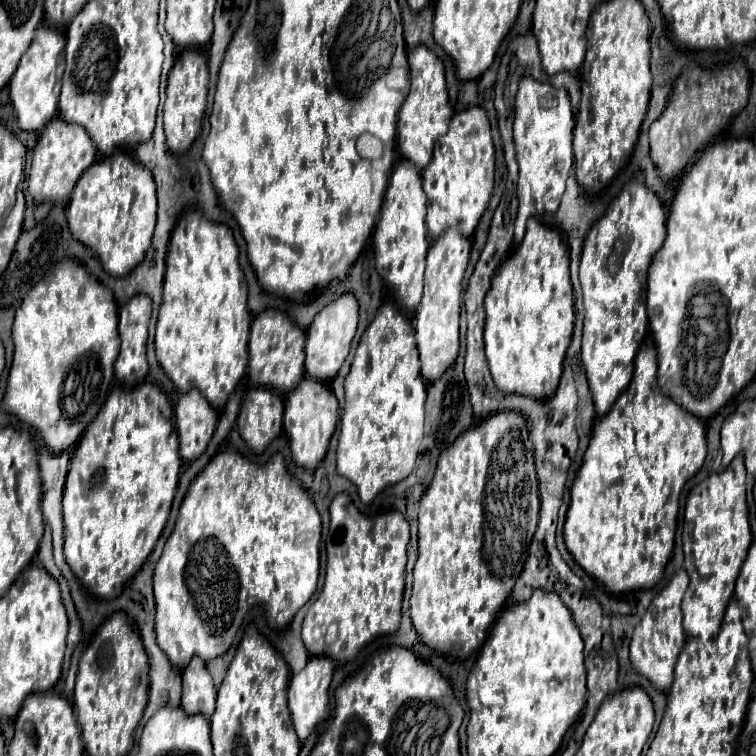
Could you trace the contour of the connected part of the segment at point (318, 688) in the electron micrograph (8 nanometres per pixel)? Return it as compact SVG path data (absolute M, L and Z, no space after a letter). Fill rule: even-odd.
M310 658L306 668L300 670L298 674L294 674L290 680L288 710L290 710L292 724L294 724L294 730L300 740L306 740L312 734L312 730L330 716L328 688L332 682L332 672L334 672L334 662L328 662L328 658Z

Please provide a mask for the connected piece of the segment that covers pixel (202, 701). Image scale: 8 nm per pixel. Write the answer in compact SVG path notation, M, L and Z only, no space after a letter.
M194 658L182 670L182 684L182 710L188 716L202 714L210 718L216 708L216 690L212 684L212 676L206 670L206 664L200 662L200 658Z

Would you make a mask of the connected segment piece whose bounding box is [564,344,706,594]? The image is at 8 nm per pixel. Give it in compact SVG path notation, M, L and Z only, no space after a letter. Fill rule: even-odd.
M646 344L636 354L632 382L612 410L596 420L590 446L584 454L584 466L580 466L570 490L570 508L564 524L566 548L590 576L600 580L614 594L648 590L660 582L674 548L680 492L686 480L702 468L706 458L704 424L662 394L656 382L656 370L656 348Z

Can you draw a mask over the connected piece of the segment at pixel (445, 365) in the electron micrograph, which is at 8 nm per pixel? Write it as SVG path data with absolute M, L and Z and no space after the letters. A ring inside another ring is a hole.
M460 226L450 228L432 242L426 258L424 296L416 308L416 344L420 352L420 376L426 382L436 382L452 368L460 350L460 308L462 308L462 278L468 266L470 240L460 234Z

